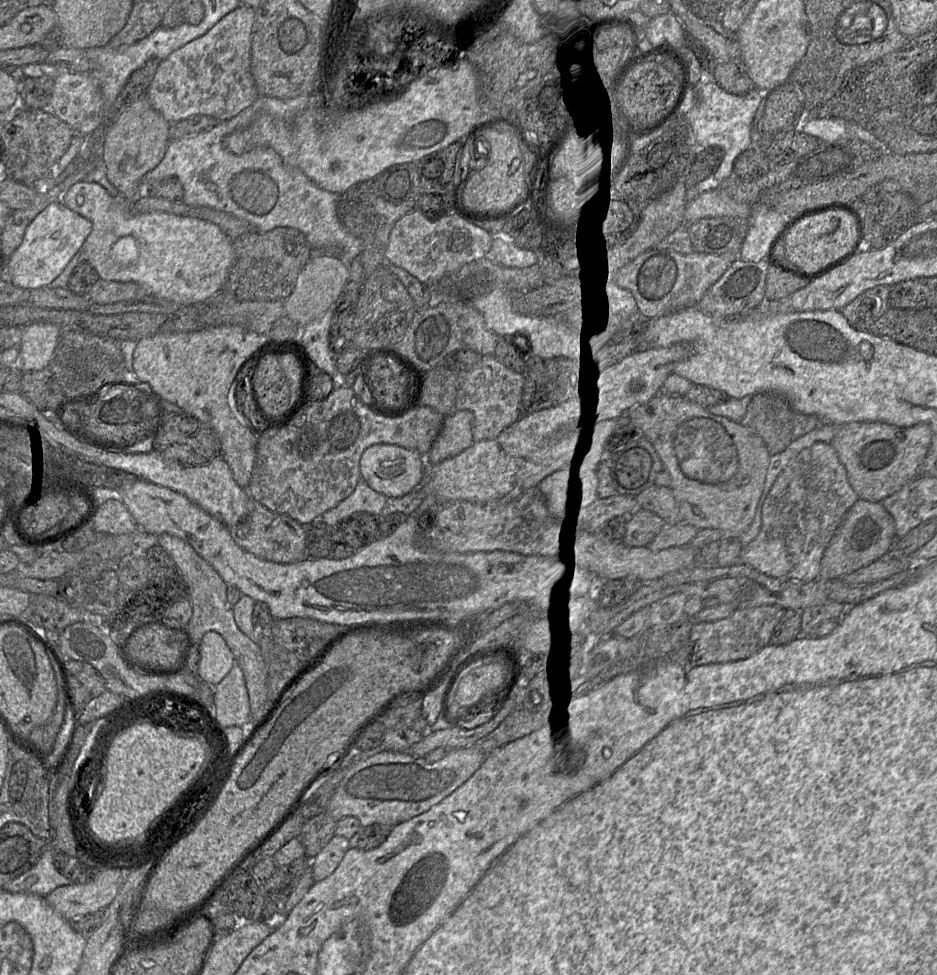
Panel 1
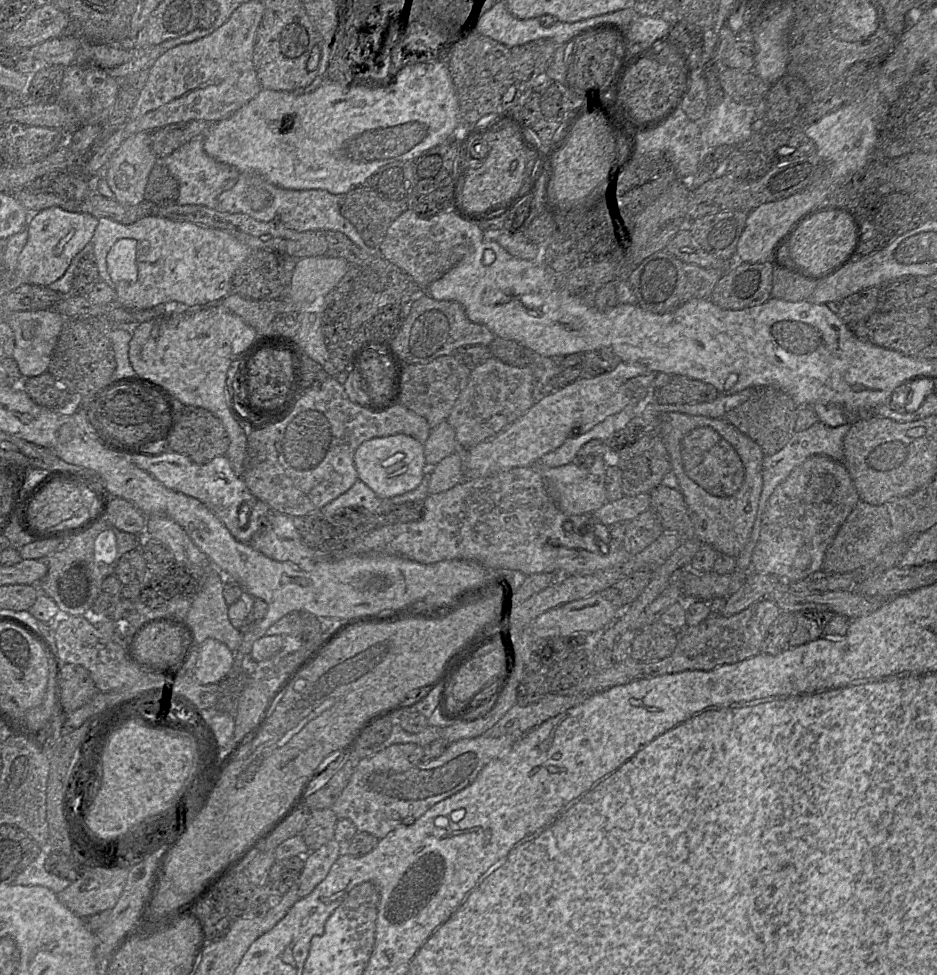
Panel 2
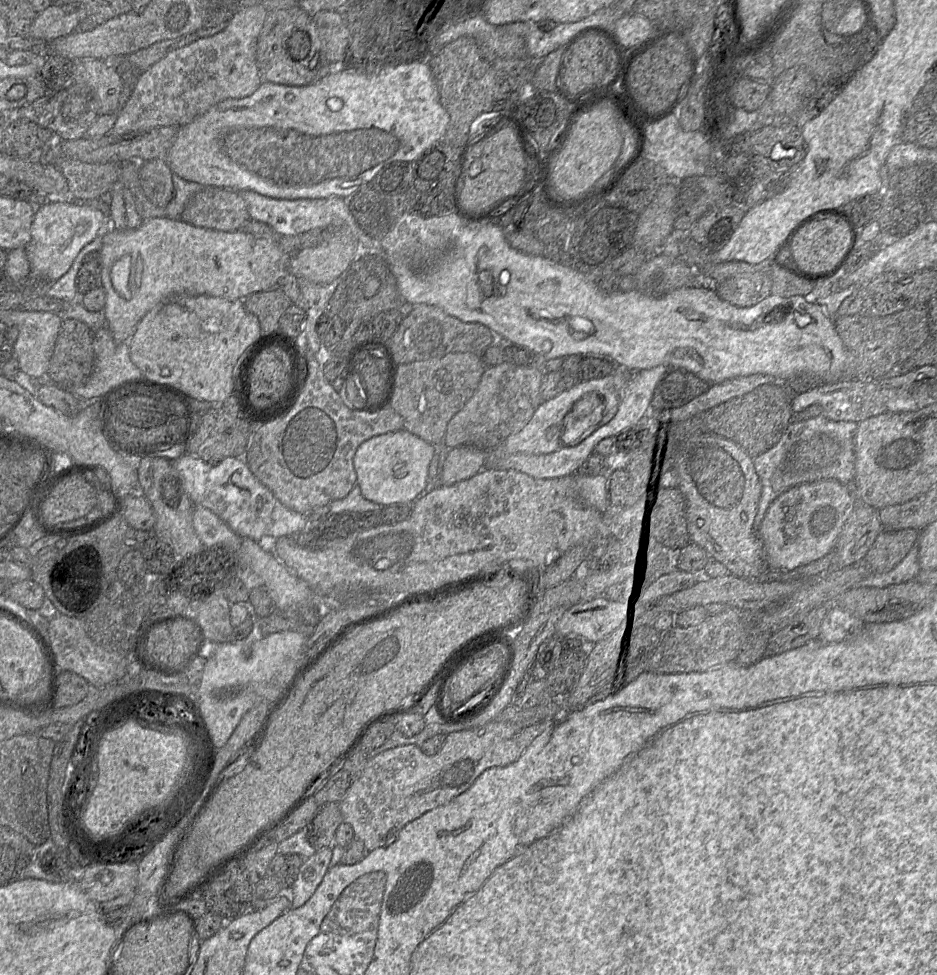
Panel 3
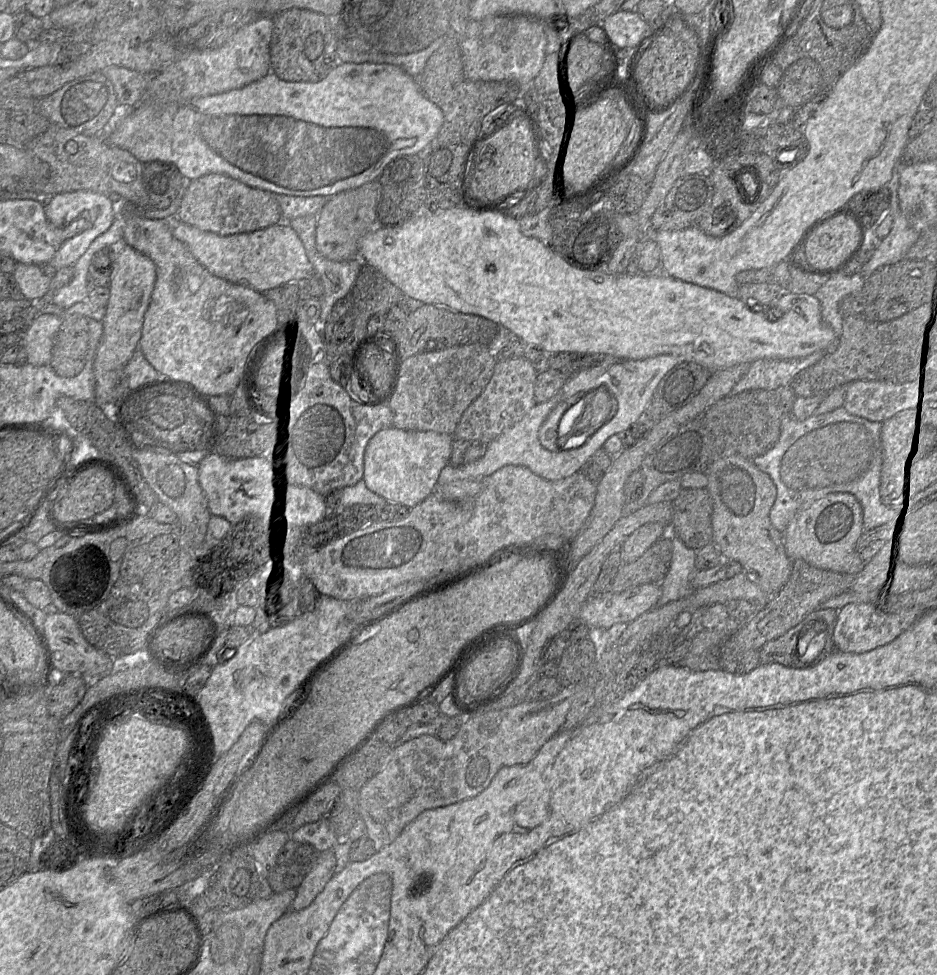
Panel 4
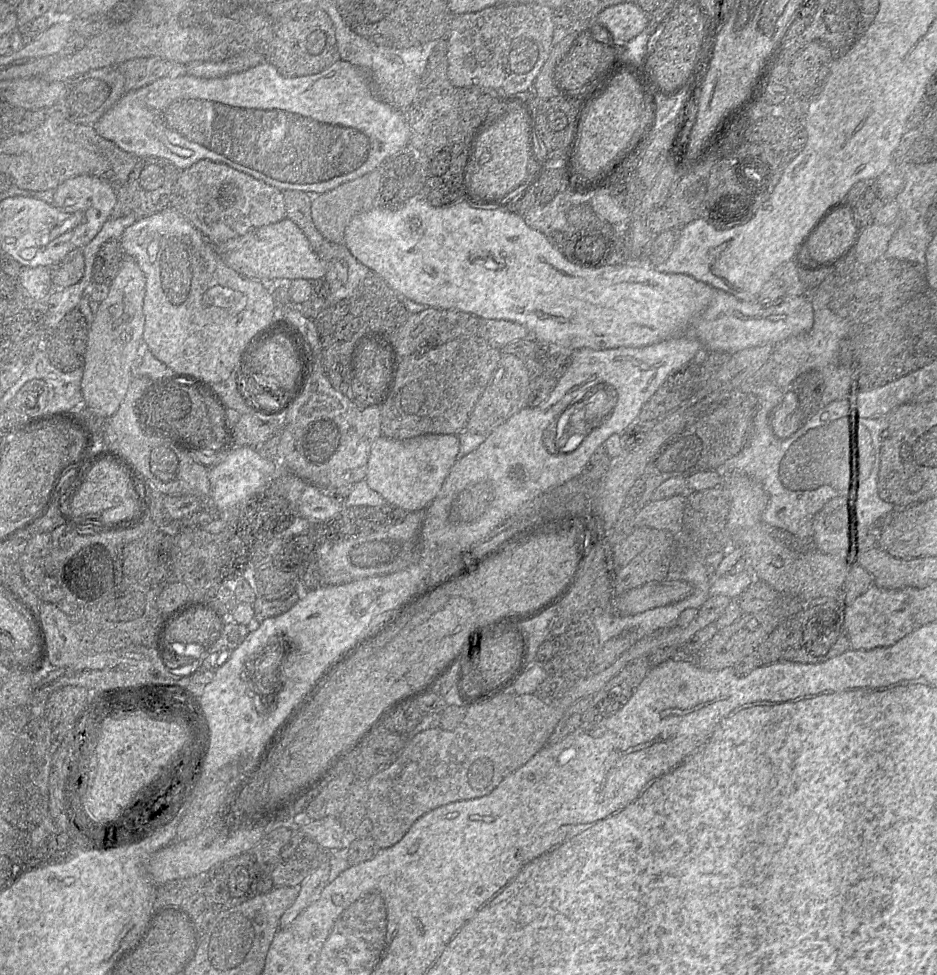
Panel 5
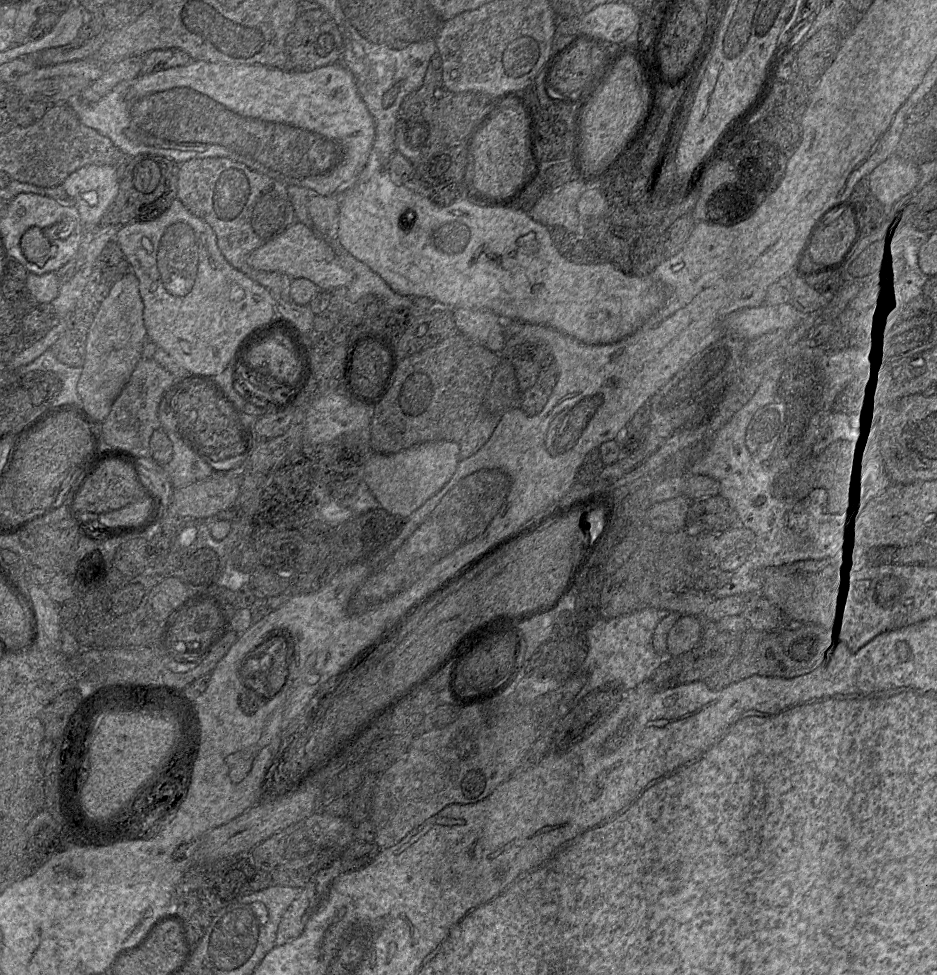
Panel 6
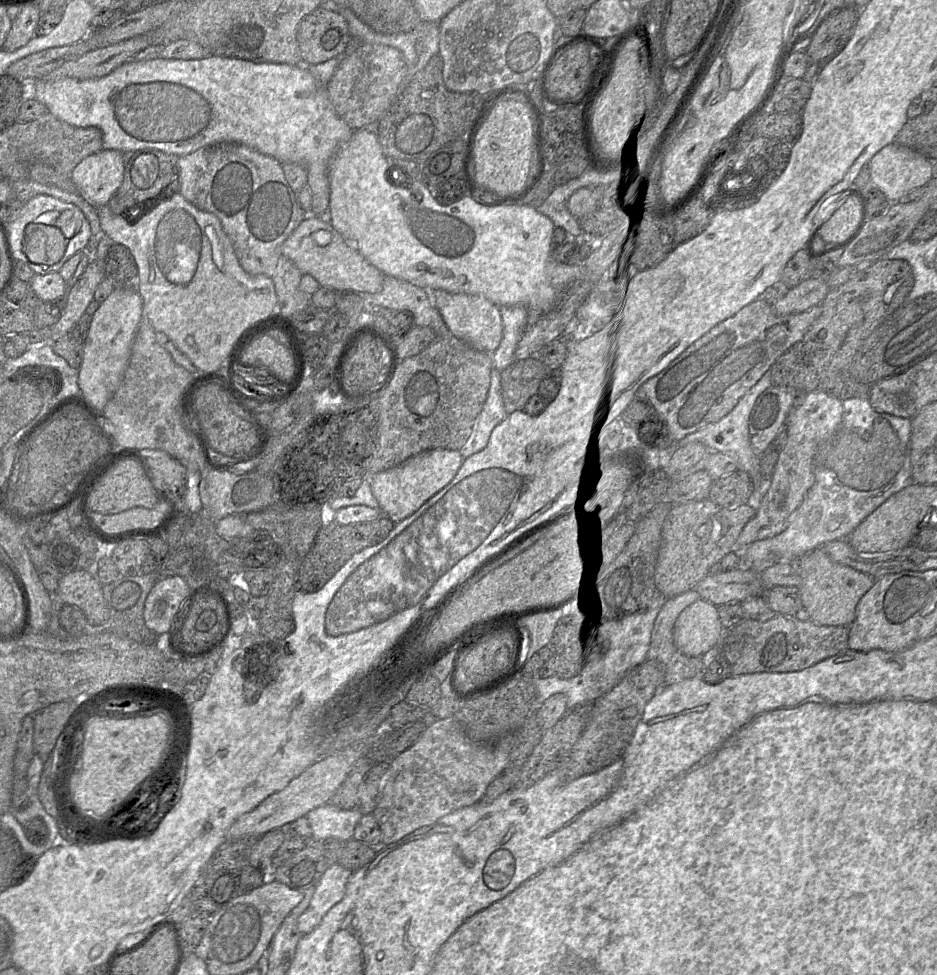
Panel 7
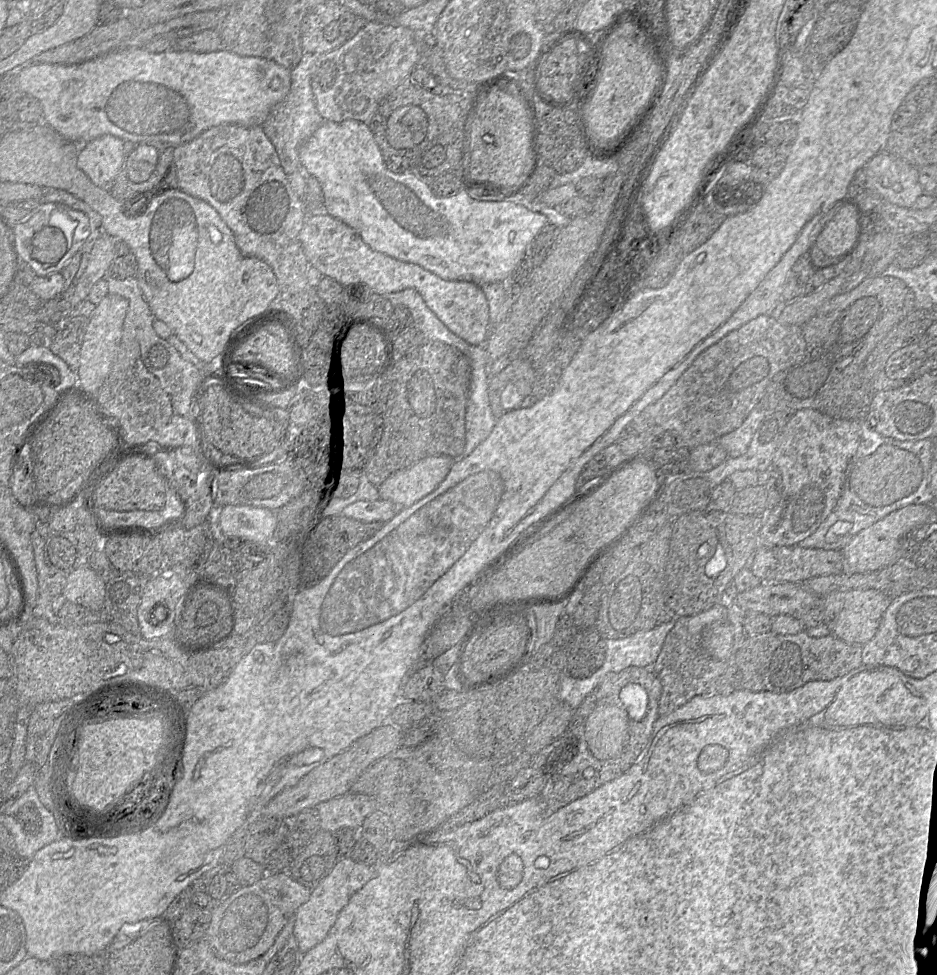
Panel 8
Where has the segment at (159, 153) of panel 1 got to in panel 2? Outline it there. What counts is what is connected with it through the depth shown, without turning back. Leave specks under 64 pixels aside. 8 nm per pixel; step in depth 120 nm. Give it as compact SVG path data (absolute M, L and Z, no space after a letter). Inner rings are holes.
M139 132L123 141L102 172L114 193L114 200L124 206L135 206L144 201L149 174L158 161L157 155L152 150L150 132Z

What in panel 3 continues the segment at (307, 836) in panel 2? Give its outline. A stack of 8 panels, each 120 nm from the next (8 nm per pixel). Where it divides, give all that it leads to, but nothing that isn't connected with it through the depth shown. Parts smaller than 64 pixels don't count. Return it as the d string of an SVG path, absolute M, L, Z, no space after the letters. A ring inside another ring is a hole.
M330 802L320 807L306 830L309 842L317 850L334 845L335 833L343 822L339 803Z

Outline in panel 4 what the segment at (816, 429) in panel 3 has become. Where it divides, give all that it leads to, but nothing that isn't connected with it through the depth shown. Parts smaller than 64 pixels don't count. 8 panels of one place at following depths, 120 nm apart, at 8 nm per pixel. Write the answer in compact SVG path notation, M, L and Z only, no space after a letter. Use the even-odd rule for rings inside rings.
M844 407L798 421L788 416L782 421L777 444L752 461L769 475L776 487L776 500L770 522L783 533L796 512L804 504L802 492L848 483L861 476L869 467L879 446L881 423L850 414Z

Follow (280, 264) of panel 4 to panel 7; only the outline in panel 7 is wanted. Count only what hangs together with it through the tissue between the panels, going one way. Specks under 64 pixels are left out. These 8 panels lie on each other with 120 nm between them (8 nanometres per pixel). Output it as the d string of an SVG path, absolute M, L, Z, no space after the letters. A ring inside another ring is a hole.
M306 215L282 244L281 251L302 274L310 274L320 286L333 290L353 290L358 293L376 293L382 288L385 275L348 243L325 215Z

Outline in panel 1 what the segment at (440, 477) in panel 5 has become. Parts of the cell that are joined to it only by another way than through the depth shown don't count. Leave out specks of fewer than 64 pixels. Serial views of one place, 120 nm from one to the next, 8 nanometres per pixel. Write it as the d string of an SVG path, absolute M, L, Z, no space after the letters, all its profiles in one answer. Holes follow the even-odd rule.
M377 443L361 455L360 477L376 492L386 497L401 497L417 489L427 478L426 459L417 451L395 444Z

